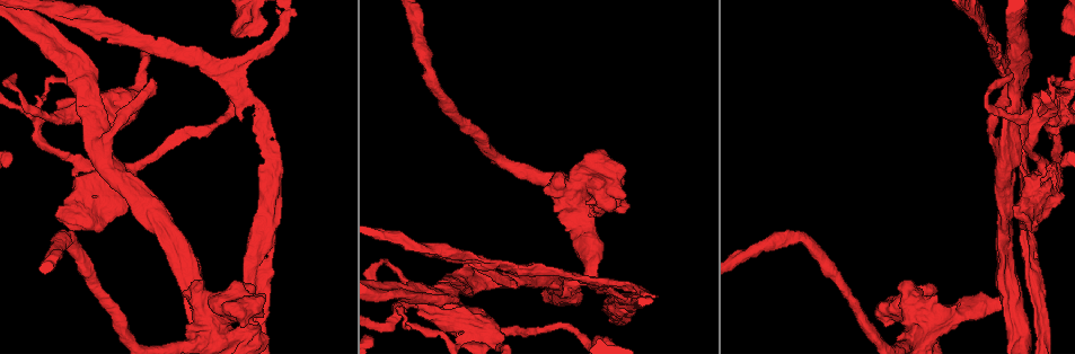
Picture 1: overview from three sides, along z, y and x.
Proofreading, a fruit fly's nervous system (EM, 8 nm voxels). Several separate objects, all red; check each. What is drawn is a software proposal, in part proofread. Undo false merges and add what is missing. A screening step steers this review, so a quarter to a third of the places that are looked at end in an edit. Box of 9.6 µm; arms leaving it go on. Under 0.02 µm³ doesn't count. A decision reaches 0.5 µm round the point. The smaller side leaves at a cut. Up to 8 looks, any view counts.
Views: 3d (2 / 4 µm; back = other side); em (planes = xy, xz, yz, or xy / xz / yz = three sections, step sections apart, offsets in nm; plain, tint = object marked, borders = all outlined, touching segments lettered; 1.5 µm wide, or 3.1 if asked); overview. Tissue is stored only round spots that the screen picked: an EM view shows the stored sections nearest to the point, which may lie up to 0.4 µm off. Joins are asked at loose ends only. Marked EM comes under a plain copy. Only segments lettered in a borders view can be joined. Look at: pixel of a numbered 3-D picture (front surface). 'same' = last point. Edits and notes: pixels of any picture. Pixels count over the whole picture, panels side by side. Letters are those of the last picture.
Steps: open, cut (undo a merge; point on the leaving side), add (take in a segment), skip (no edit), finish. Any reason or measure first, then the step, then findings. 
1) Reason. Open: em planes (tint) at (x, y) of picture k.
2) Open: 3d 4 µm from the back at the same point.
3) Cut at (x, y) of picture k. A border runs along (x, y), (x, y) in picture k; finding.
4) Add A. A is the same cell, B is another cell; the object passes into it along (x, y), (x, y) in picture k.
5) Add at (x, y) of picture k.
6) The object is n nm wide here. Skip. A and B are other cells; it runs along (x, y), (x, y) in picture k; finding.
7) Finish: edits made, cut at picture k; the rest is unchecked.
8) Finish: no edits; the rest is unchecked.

Arms run side by side. Open: 3d 4 µm at (1006, 70) of picture 1.

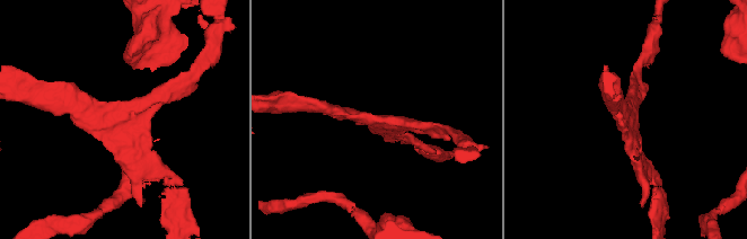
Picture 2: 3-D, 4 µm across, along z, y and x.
4 arms meet here. Open: em xz step 4 (borders) at (111, 118) of picture 2.

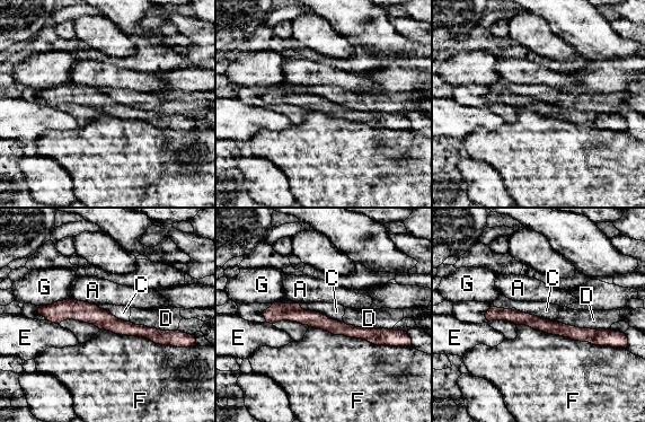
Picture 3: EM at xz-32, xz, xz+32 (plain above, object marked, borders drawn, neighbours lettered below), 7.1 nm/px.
Open: em planes (borders) at the same point.

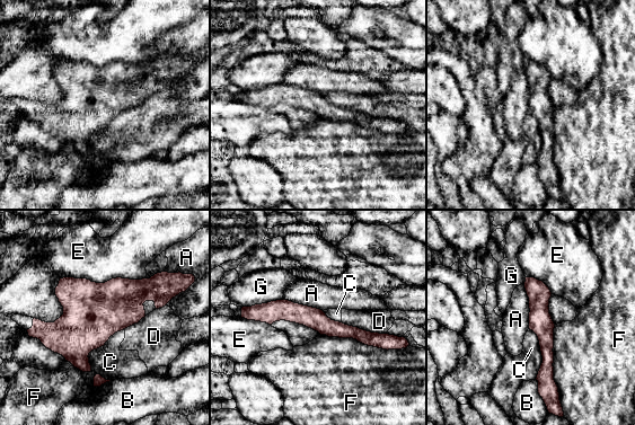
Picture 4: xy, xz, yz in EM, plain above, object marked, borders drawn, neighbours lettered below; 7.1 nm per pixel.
Skip. A, B, C, D, E, F and G are other cells; it runs along (253, 309), (381, 336) in picture 4; one neuron here.

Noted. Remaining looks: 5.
Free end. Open: 3d 4 µm from the back at (511, 281) of picture 1.

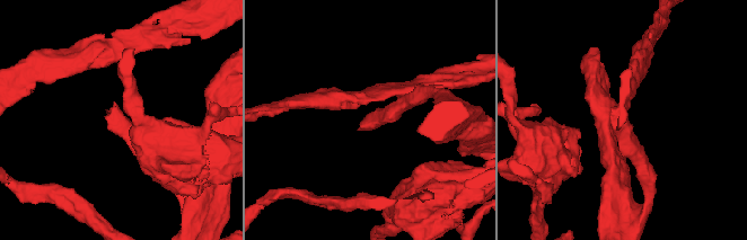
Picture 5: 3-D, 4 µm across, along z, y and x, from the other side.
Need the tissue. Open: em xy step 4 (borders) at (368, 119) of picture 5.

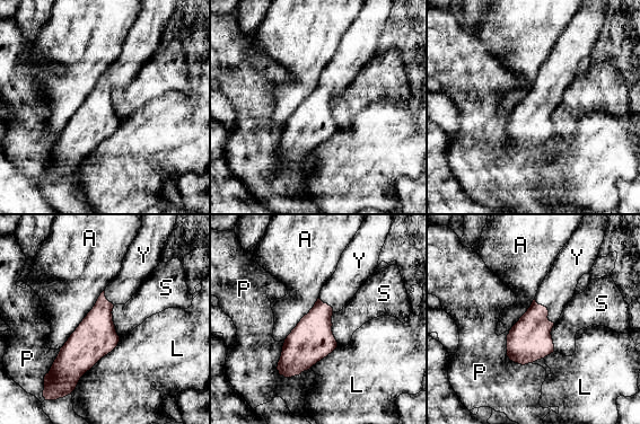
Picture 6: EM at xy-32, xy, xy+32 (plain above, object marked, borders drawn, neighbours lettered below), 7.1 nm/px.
The longest contact is with A, 550 nm. Add Y. Y is the same cell, A, L, P and S are other cells; the object passes into it along (529, 339), (548, 310), (558, 288) in picture 6; it goes on there.

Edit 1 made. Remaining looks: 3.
An open end. Open: em planes (tint) at (258, 190) of picture 1.

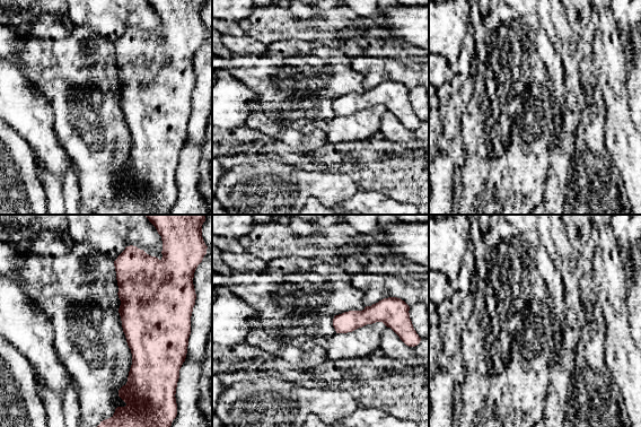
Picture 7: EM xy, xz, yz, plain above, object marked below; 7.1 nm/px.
Open: em planes (borders) at the same point.

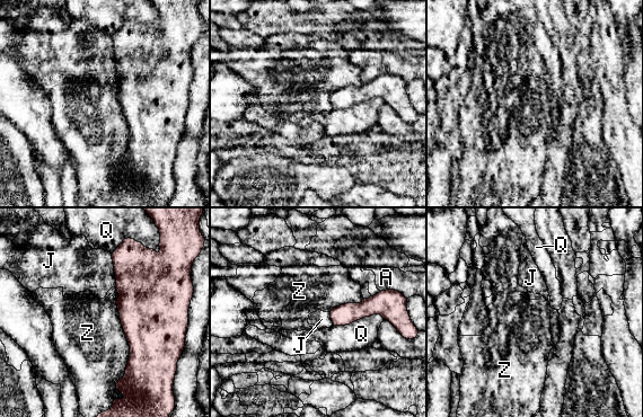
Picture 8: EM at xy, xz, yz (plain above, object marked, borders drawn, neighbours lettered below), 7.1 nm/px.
The object is 140 nm wide here. Skip. A, J, Q and Z are other cells; a border runs along (115, 286), (129, 346), (122, 393) in picture 8; none of them fits.

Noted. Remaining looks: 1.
Finish: edits made, add at picture 6; the rest is unchecked.

